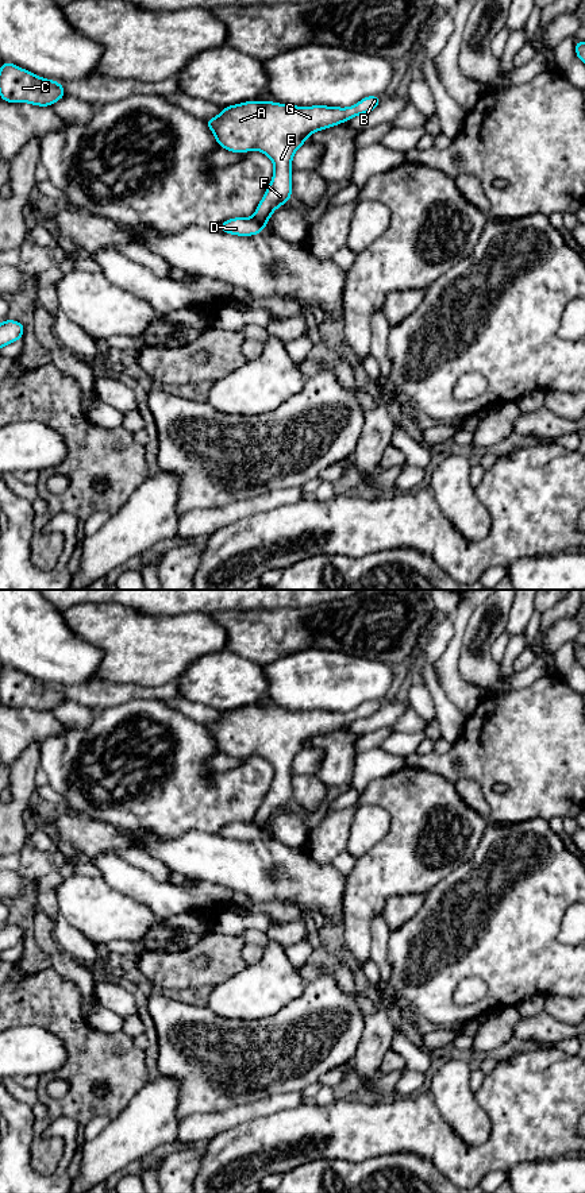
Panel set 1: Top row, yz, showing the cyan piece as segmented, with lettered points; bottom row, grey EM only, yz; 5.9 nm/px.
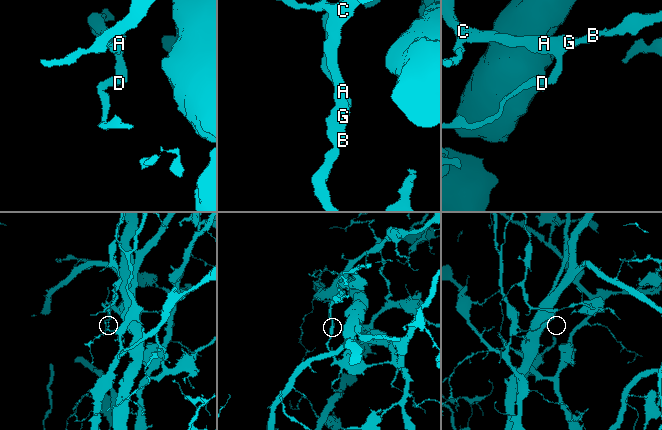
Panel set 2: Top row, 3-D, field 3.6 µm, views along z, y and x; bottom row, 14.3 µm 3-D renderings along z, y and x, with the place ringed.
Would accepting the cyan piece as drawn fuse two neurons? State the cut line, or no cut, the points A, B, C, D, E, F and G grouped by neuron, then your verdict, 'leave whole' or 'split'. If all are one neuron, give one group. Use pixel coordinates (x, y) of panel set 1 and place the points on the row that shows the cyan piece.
cut in yz along (253, 216), (262, 228); A B C E F G / D; split

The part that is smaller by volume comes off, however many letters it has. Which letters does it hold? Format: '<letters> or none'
D

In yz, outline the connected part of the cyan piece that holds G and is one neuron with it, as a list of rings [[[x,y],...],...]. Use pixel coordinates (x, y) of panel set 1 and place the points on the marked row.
[[[366,96],[347,108],[245,101],[223,107],[219,116],[204,121],[219,147],[236,154],[258,150],[272,159],[274,174],[253,216],[265,228],[272,213],[292,198],[292,158],[307,138],[372,112],[381,100],[381,96]]]

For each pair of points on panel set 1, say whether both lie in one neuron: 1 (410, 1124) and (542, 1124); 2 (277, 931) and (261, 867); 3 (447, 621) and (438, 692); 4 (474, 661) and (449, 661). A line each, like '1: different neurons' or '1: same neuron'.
1: same neuron
2: different neurons
3: same neuron
4: different neurons

